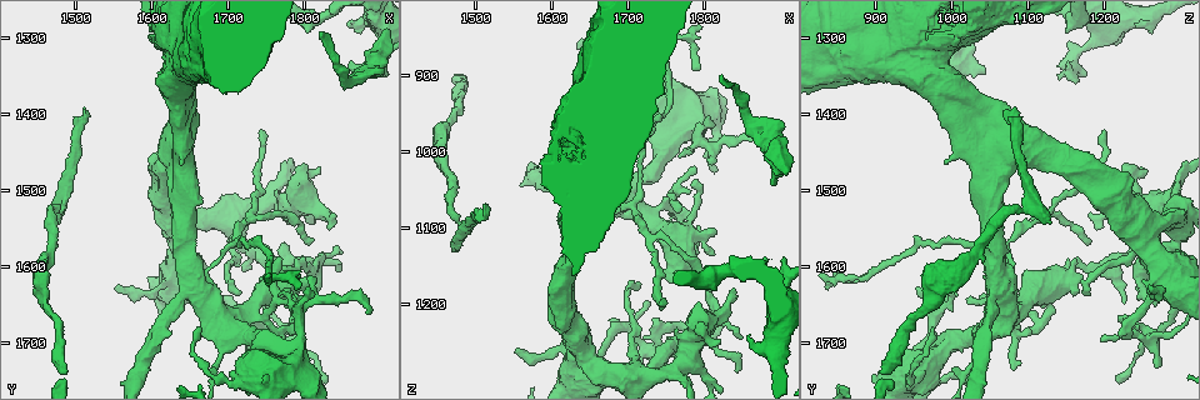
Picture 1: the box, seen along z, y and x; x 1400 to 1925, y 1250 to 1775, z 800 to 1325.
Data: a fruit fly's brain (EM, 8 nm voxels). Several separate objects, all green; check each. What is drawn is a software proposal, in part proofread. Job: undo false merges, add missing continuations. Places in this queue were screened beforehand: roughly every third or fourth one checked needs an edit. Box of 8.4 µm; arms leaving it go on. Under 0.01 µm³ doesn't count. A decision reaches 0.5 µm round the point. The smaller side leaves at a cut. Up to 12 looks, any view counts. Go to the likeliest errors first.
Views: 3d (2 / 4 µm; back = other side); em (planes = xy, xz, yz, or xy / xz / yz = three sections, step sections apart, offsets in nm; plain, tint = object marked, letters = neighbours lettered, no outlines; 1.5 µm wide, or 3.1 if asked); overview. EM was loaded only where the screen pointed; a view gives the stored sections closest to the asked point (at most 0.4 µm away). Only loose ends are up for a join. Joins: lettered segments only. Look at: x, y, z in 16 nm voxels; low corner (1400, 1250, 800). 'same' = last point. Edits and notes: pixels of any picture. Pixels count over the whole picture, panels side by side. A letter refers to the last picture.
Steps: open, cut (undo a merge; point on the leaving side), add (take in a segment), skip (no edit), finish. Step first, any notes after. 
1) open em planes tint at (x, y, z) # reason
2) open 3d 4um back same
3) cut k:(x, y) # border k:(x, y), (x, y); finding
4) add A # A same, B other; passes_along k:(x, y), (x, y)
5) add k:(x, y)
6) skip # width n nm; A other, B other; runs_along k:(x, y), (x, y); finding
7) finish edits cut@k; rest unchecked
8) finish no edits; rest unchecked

open em planes letters at (1515, 1400, 1065) # free end

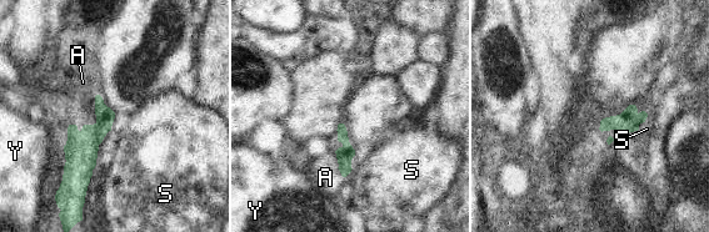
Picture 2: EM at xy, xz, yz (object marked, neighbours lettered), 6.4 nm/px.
add A # A same, S other, Y other; passes_along 2:(81, 147), (95, 114), (83, 82); the neuron continues

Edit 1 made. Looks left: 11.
open overview # see it whole again

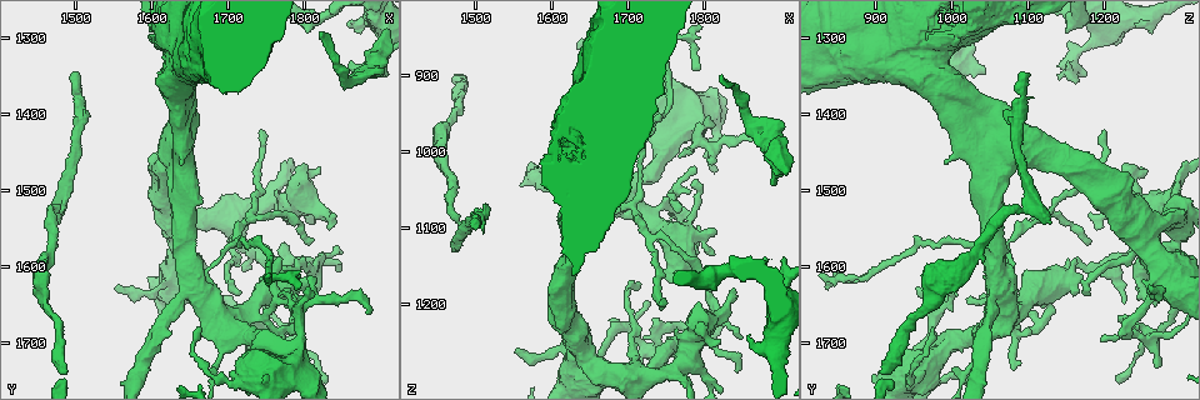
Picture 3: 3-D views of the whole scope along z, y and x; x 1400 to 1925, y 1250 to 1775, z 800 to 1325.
open em planes plain at (1820, 1295, 900) # tapers out

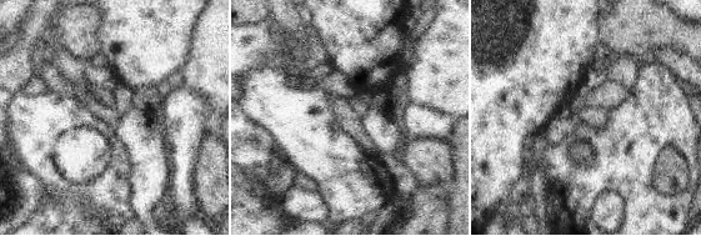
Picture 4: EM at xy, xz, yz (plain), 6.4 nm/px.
open em planes letters same # what lies round it

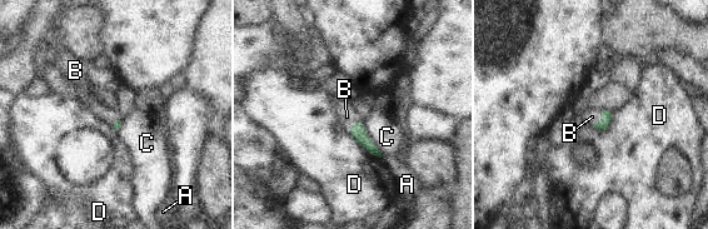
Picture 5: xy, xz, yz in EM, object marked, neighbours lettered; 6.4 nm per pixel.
add B # A other, B same, C other, D other; it goes on there

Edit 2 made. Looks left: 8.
open overview # see it whole again

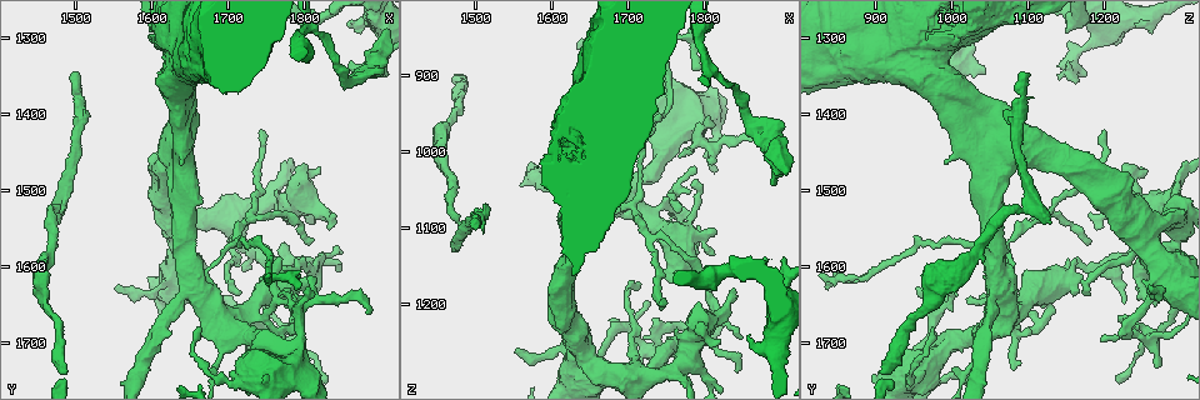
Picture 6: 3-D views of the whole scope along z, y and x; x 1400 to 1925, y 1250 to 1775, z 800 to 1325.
open 3d 2um at (1845, 1580, 1250) # thin end

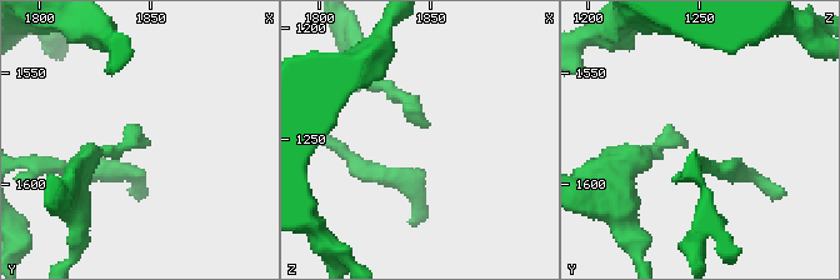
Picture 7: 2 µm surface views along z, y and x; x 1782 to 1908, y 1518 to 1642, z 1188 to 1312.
open em planes letters at (1847, 1582, 1246)

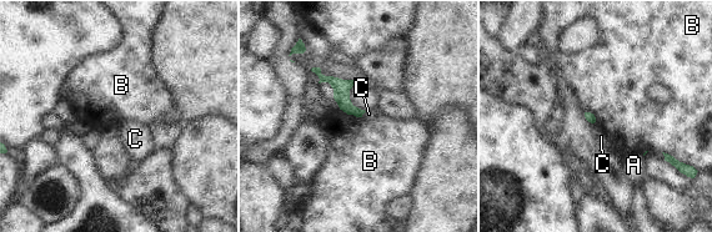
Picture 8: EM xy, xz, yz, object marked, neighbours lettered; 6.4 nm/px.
skip # A other, B other, C other; runs_along 8:(322, 79), (330, 79), (359, 114); none of them fits

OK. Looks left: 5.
open em yz step 8 tint at (1685, 1745, 945) # sudden change in width

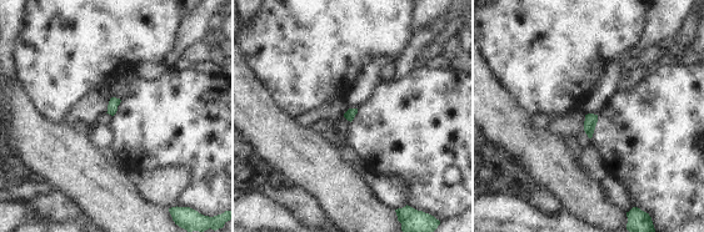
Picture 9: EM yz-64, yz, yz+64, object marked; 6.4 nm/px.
open em planes letters same

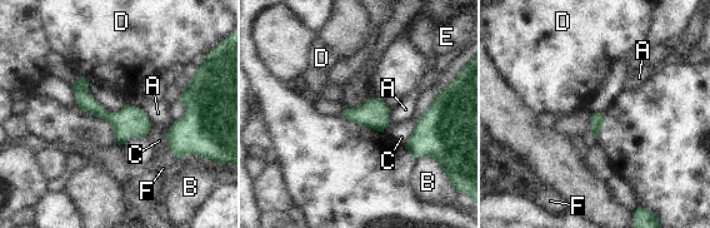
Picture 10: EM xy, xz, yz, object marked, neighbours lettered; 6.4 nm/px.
skip # A other, B other, C other, D other, E other, F other; all the same neuron

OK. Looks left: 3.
open 3d 2um back at (1820, 1470, 1245) # branch stops here

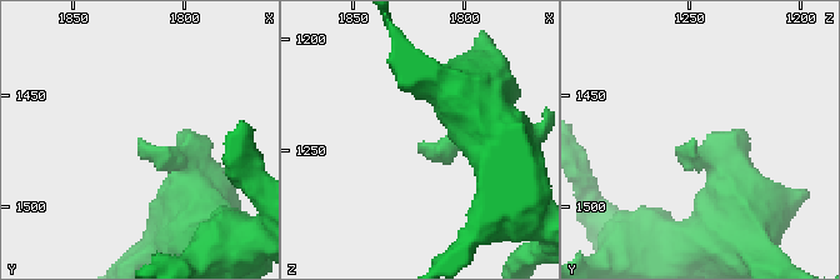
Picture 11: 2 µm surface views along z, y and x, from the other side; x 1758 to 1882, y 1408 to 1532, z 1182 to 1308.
open em planes letters at (1821, 1471, 1247) # need the tissue

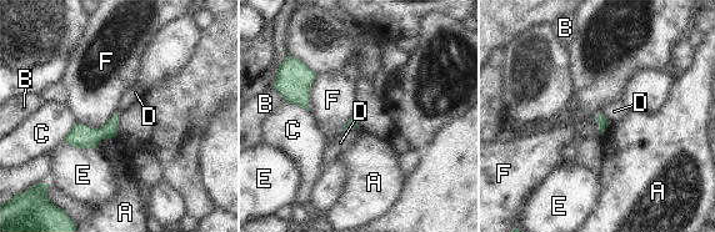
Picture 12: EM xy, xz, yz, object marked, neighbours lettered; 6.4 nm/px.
skip # longest_contact F 280 nm; A other, B other, C other, D other, E other, F other; border 12:(118, 112), (98, 127), (76, 124); no lettered segment goes on from it

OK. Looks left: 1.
finish edits add@2, add@5; rest unchecked

